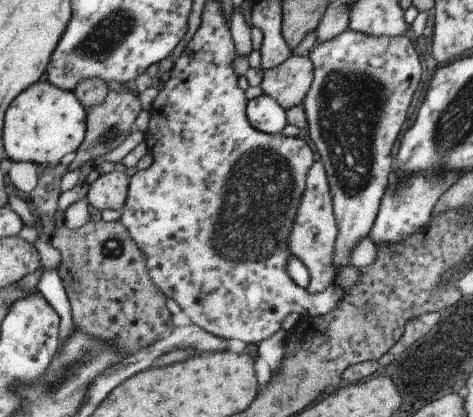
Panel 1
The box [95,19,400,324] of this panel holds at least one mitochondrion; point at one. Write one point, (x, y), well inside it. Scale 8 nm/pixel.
(259, 200)

